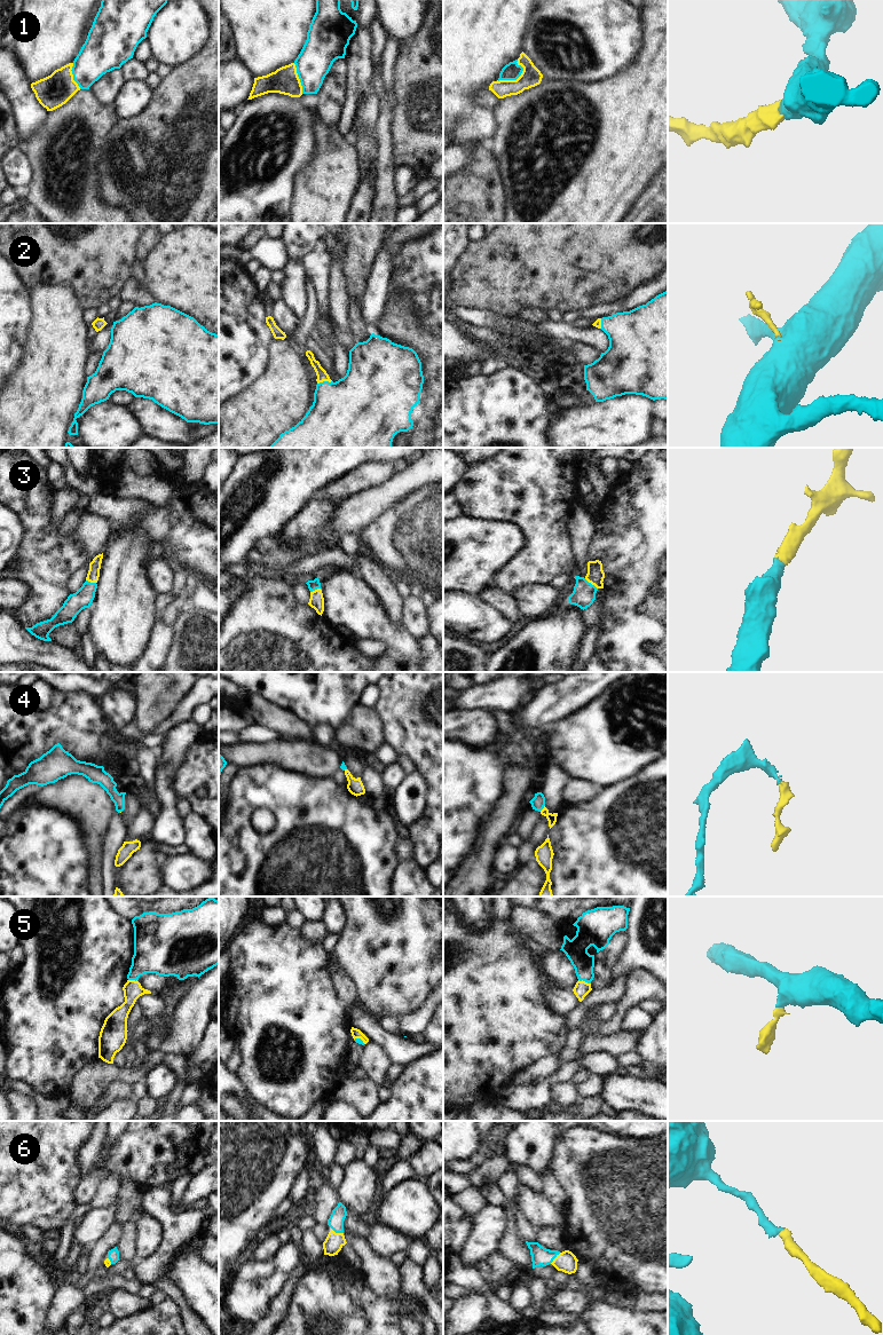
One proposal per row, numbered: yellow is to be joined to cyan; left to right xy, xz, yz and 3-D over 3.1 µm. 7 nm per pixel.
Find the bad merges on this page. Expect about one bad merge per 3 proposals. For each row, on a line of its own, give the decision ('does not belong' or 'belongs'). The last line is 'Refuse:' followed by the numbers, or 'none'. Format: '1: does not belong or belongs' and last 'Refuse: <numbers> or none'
1: does not belong
2: belongs
3: belongs
4: belongs
5: belongs
6: belongs
Refuse: 1

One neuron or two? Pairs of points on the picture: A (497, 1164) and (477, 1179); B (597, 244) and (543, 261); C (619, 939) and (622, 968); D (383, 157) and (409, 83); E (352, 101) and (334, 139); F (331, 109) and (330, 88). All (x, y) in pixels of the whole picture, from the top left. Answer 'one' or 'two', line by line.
A: one
B: one
C: two
D: two
E: two
F: one

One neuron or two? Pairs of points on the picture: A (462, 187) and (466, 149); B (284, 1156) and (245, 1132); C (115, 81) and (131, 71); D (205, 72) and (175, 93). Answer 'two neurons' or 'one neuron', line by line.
A: two neurons
B: one neuron
C: two neurons
D: one neuron

